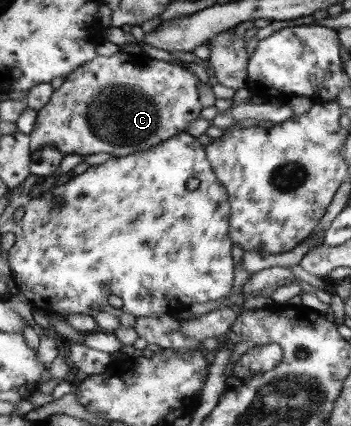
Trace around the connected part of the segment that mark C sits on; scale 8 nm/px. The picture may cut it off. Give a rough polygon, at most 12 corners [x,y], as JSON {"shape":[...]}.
{"shape":[[97,55],[36,110],[44,147],[146,152],[199,117],[191,70]]}

